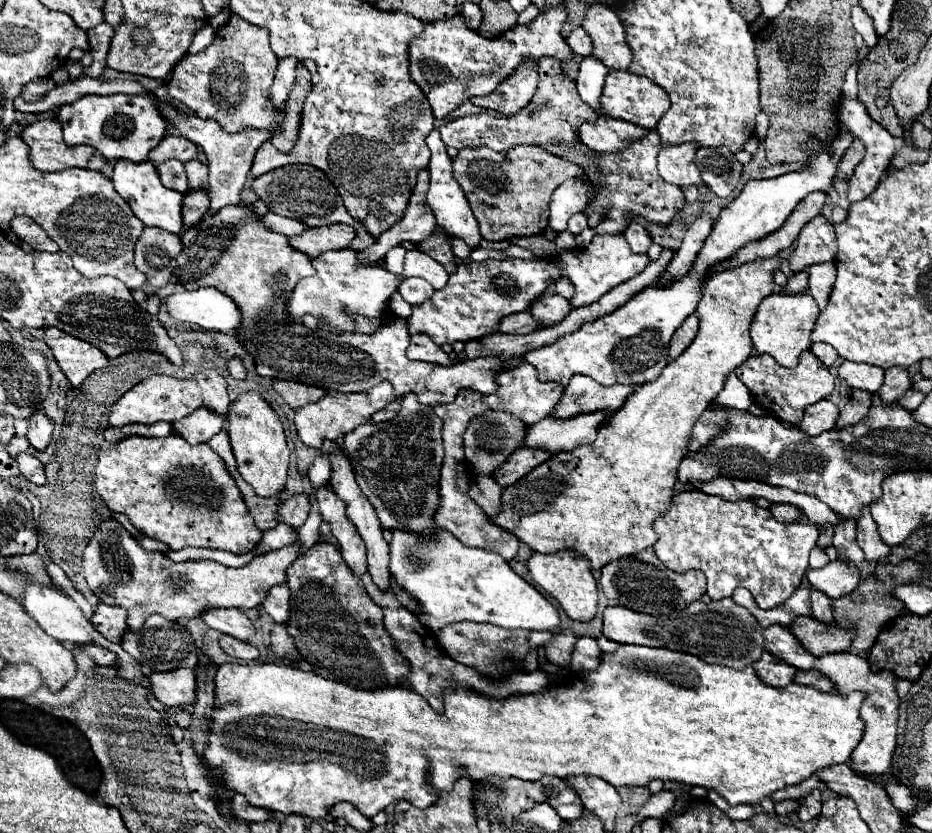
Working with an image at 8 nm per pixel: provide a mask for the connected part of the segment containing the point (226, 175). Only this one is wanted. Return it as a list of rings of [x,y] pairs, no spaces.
[[[156,99],[158,109],[162,109],[166,113],[166,117],[170,119],[170,123],[174,123],[184,137],[188,137],[192,143],[200,145],[206,159],[208,159],[208,175],[210,175],[210,211],[220,211],[222,207],[228,205],[240,205],[240,189],[248,183],[248,173],[254,161],[254,155],[258,151],[258,147],[268,141],[272,137],[272,129],[260,131],[260,129],[244,129],[238,133],[228,133],[220,127],[220,123],[216,121],[206,121],[200,117],[186,117],[180,115],[174,107],[170,107],[166,101]]]

